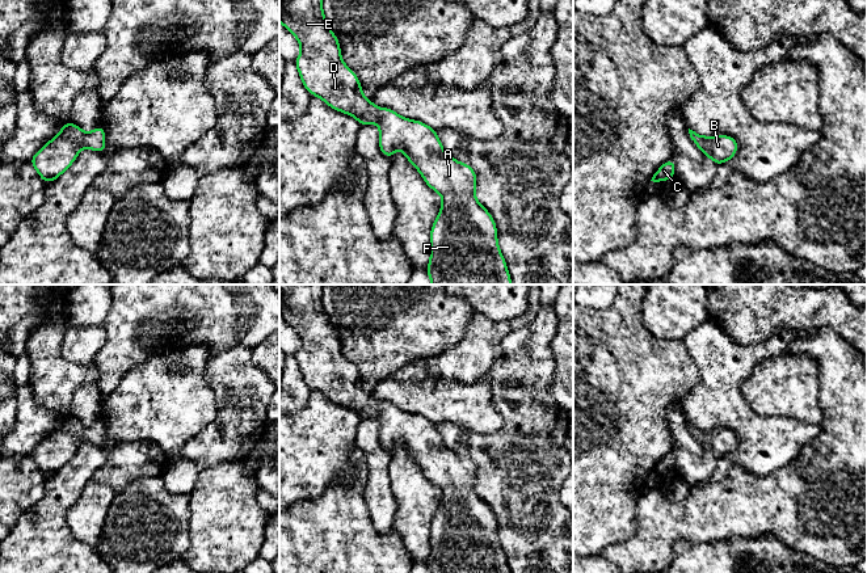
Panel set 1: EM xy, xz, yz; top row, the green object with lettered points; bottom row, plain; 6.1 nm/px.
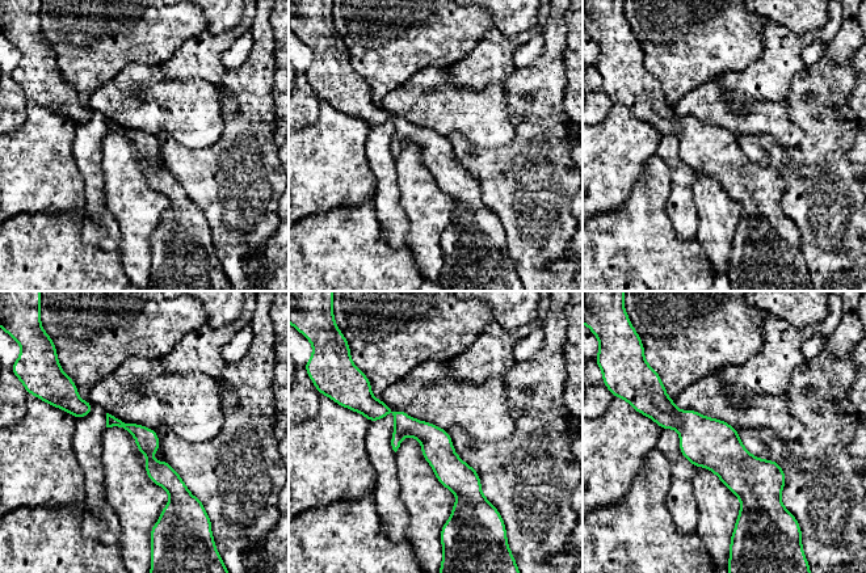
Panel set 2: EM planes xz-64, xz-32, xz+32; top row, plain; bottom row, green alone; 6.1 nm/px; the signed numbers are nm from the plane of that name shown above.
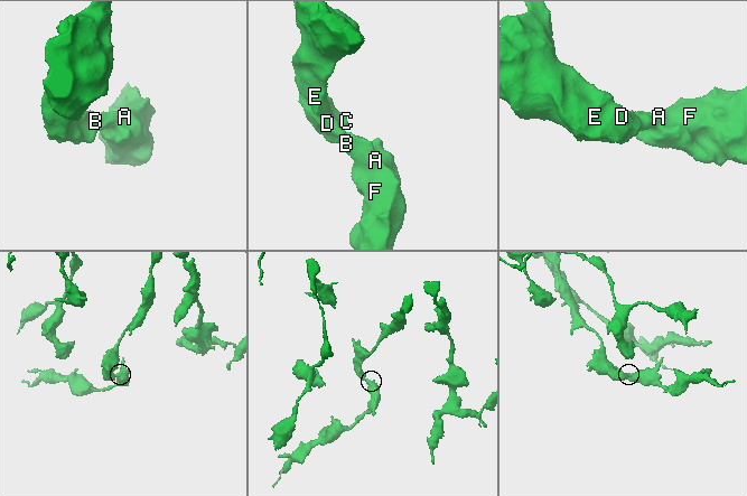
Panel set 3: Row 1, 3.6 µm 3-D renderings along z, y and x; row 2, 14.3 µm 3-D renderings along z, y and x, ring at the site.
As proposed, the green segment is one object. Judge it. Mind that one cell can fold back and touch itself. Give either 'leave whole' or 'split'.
leave whole

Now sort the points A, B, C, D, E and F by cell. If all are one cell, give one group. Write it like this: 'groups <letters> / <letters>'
groups A B C D E F

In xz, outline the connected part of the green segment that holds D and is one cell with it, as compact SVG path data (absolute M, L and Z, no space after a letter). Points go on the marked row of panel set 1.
M279 0L279 22L298 39L300 45L300 55L295 59L294 64L299 71L300 80L307 89L307 92L311 96L320 97L328 106L332 109L352 115L354 119L357 119L361 126L371 125L371 123L379 123L379 151L390 160L396 149L401 149L407 160L420 172L420 174L424 178L424 182L434 191L442 195L442 205L439 208L439 214L433 223L430 228L430 261L426 266L426 273L430 278L432 285L512 285L512 278L506 266L506 261L502 257L501 249L498 247L497 241L497 227L496 222L493 220L489 211L481 206L481 203L475 198L475 189L476 189L476 172L474 168L468 164L459 163L450 155L447 155L442 147L442 143L437 135L437 131L432 127L429 127L426 123L421 121L413 121L409 118L404 118L399 115L396 111L393 111L390 108L378 108L375 106L371 100L366 98L362 94L362 87L359 83L359 79L354 71L352 71L341 59L341 47L337 37L331 30L329 24L323 13L323 0Z

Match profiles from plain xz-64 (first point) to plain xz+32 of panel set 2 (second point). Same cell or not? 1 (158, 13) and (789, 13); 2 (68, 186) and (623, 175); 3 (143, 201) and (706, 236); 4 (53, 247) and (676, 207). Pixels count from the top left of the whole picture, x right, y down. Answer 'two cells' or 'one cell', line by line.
1: two cells
2: one cell
3: one cell
4: two cells

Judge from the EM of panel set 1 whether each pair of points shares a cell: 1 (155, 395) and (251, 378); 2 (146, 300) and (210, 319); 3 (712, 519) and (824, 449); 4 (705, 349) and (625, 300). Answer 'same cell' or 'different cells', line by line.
1: different cells
2: same cell
3: same cell
4: different cells

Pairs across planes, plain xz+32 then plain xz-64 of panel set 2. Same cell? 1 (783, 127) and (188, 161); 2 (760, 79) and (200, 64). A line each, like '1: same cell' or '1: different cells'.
1: different cells
2: same cell

